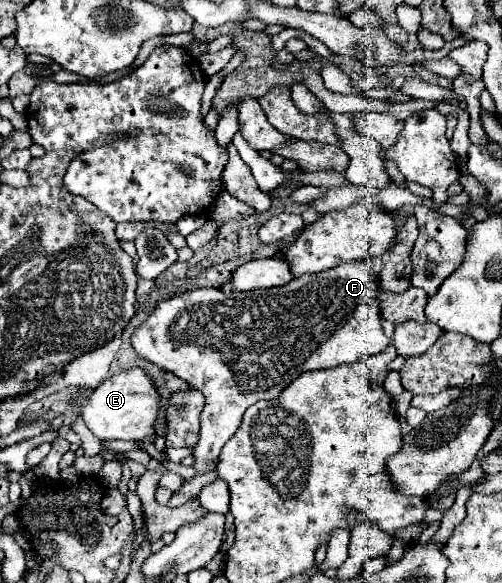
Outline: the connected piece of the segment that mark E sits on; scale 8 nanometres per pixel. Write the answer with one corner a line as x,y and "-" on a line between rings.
125,369
105,379
91,395
89,403
83,407
81,415
85,425
99,439
125,439
125,441
143,441
155,433
159,419
159,391
153,377
141,369

